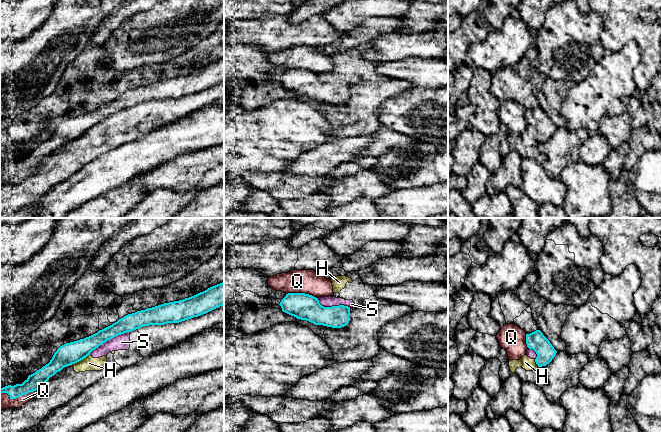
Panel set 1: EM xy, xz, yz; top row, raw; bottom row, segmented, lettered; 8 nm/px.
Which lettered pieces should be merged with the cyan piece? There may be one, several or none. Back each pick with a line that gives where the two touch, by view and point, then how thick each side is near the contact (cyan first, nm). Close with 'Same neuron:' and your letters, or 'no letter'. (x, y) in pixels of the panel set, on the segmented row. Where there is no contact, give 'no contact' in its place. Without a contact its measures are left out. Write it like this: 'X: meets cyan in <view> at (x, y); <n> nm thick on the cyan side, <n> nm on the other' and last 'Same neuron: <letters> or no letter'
Same neuron: no letter

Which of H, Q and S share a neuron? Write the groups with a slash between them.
H S / Q

